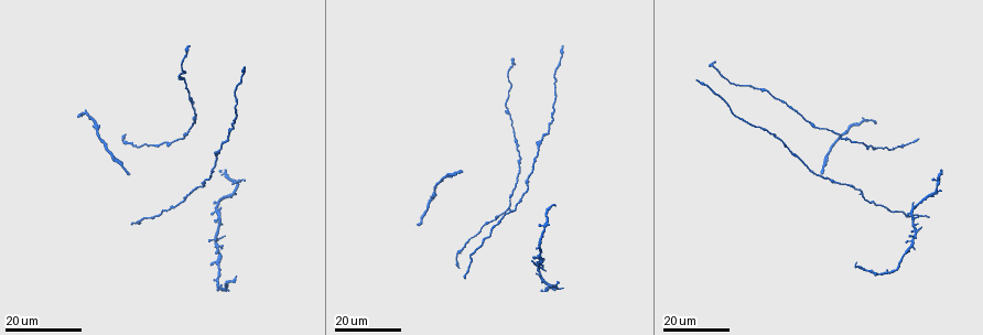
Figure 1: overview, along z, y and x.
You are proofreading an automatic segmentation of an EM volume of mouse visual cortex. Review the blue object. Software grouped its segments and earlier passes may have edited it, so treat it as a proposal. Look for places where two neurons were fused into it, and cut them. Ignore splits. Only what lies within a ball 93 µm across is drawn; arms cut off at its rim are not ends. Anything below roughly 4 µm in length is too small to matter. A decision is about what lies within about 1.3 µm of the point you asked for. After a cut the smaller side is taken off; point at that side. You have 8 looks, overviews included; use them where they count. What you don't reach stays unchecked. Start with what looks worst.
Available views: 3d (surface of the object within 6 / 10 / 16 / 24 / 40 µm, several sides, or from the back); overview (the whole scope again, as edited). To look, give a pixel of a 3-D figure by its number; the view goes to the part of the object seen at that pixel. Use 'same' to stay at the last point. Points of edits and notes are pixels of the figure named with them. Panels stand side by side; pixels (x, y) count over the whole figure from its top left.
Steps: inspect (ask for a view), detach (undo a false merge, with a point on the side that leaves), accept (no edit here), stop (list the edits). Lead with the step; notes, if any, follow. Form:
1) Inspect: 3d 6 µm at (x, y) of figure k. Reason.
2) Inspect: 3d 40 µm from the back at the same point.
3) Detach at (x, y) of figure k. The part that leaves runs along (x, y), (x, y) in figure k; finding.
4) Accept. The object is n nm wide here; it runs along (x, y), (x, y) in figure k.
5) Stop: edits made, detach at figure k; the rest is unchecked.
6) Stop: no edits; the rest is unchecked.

Inspect: 3d 24 µm at (910, 215) of figure 1. Three arms meet.

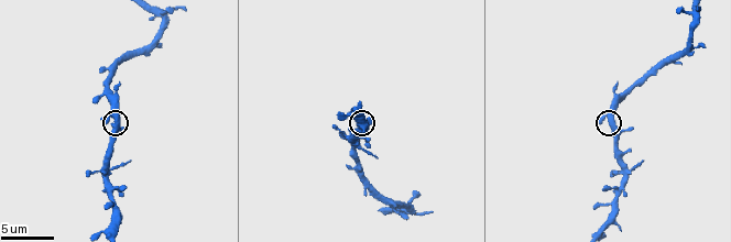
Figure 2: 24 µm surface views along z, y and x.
Inspect: 3d 6 µm at (117, 116) of figure 2.

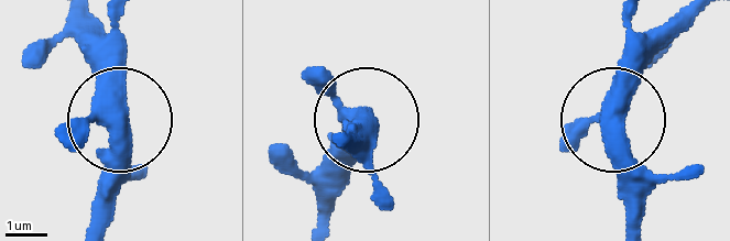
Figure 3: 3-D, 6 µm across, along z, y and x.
Accept. 3 arms meet here; continuous, no second neuron.

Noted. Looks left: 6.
Inspect: 3d 16 µm at (121, 161) of figure 1. Sudden change in width.

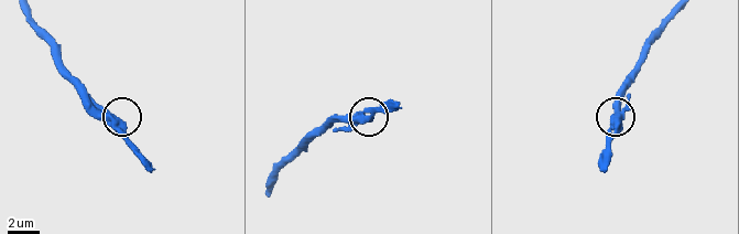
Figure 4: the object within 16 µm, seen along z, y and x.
Inspect: 3d 6 µm at (616, 128) of figure 4. Closer look.

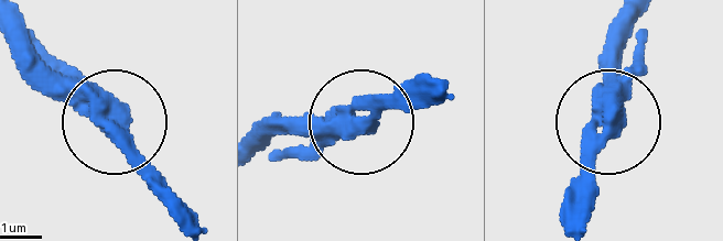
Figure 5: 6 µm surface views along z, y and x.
Accept. The object is 550 nm wide here; it runs along (639, 18), (633, 91), (594, 154), (591, 203) in figure 5; all the same neuron.

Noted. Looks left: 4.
Inspect: 3d 24 µm at (161, 214) of figure 1.

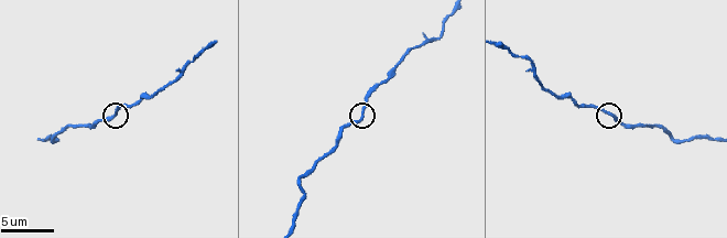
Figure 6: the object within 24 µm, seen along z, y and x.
Inspect: 3d 10 µm at (360, 121) of figure 6. Closer look.

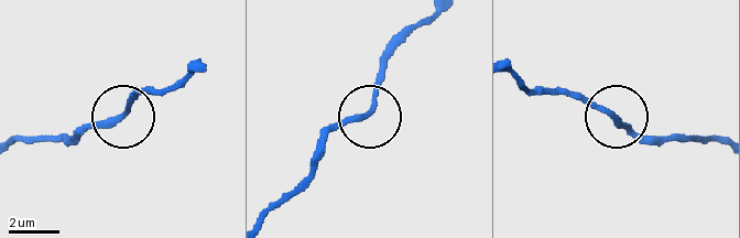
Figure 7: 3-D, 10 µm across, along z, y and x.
Accept. It runs along (428, 14), (389, 60), (370, 114), (340, 125), (317, 145) in figure 7; continuous, no second neuron.

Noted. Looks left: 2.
Inspect: 3d 10 µm at (437, 36) of figure 6. Thick turns thin.

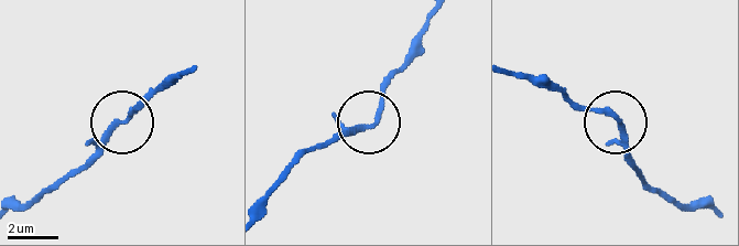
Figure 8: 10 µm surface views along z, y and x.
Accept. It runs along (192, 68), (137, 109), (74, 172) in figure 8; all the same neuron.

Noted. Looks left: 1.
Stop: no edits; the rest is unchecked.

